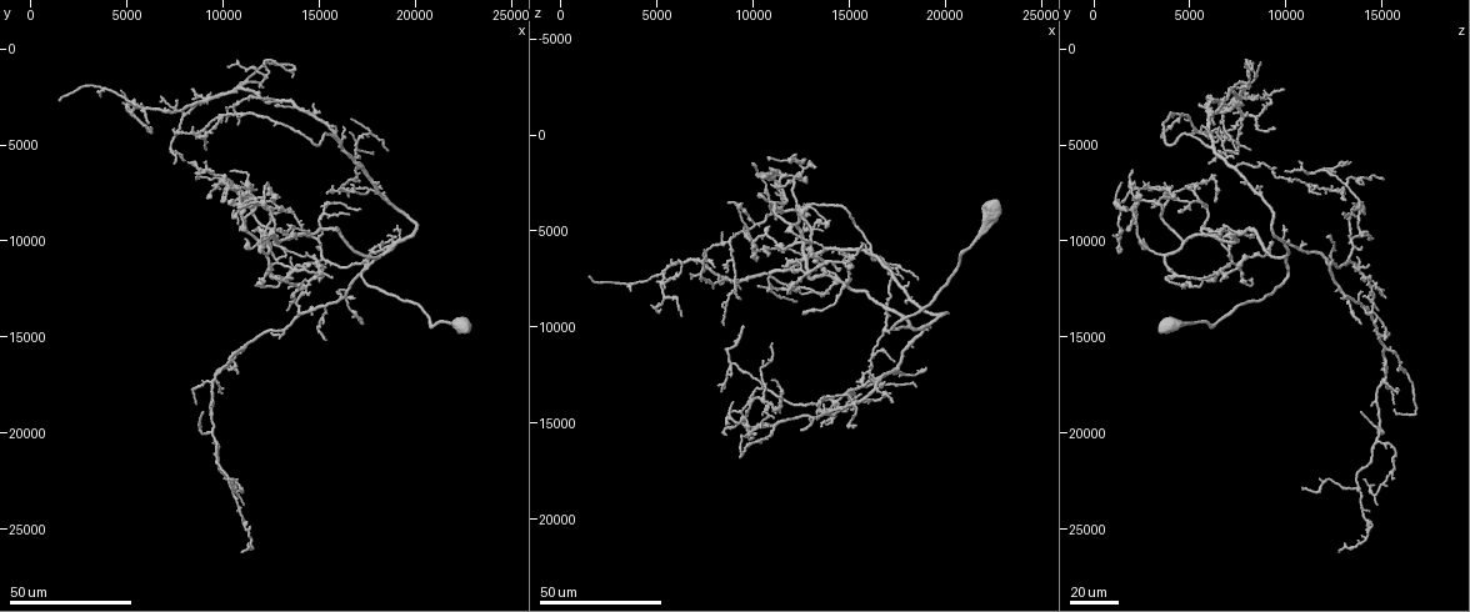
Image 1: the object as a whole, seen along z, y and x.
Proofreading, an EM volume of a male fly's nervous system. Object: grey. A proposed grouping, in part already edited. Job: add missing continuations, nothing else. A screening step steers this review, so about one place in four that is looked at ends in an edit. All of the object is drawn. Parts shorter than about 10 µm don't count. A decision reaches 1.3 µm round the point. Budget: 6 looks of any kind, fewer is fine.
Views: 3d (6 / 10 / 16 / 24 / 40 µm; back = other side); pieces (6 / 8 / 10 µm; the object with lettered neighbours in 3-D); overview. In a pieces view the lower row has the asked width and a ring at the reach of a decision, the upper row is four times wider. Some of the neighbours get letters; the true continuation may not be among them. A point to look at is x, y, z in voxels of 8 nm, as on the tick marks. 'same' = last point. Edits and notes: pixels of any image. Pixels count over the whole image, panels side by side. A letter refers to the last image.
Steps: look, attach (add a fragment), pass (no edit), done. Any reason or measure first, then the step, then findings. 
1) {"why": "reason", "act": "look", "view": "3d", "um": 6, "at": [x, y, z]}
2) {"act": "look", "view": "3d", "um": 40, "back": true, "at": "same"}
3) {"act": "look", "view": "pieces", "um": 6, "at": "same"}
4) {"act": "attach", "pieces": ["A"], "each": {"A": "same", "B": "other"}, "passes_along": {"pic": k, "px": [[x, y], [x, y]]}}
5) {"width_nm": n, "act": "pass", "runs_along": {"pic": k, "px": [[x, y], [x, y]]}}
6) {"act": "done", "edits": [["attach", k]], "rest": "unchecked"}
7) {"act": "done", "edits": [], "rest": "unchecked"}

{"why": "free end", "act": "look", "view": "3d", "um": 24, "at": [12400, 14900, 15300]}

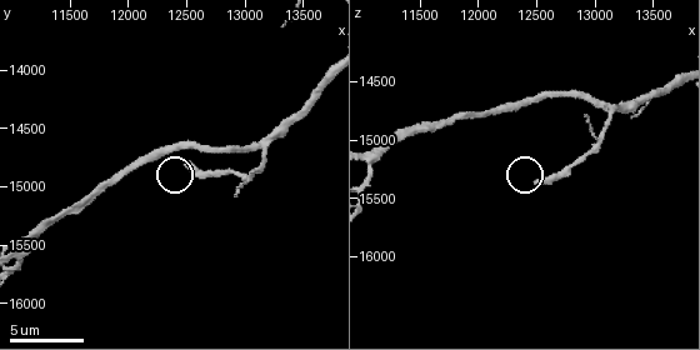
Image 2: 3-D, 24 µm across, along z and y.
{"act": "look", "view": "pieces", "um": 8, "at": [12520, 14820, 15360]}

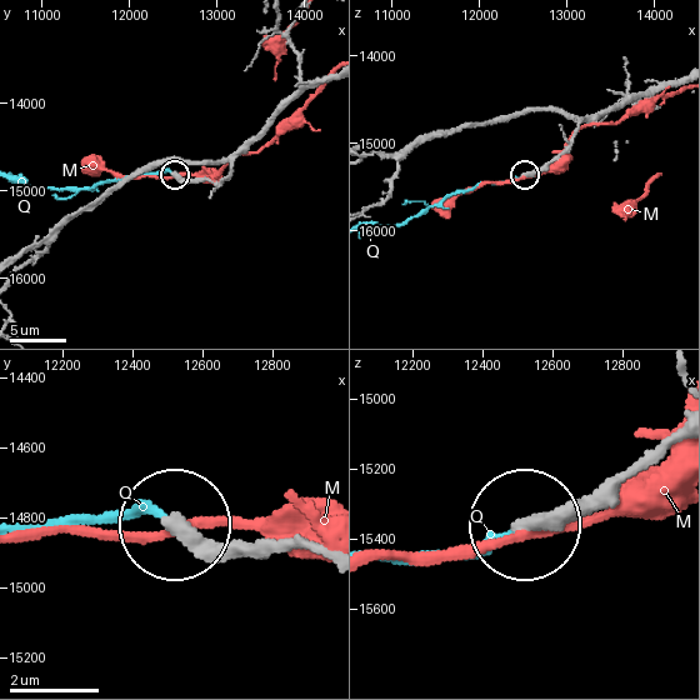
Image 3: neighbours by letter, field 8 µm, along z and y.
{"act": "attach", "pieces": ["Q"], "each": {"M": "other", "Q": "same"}, "passes_along": {"pic": 3, "px": [[284, 543], [198, 543], [160, 520], [30, 520]]}, "found": "the neuron continues"}

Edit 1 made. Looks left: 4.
{"act": "look", "view": "overview"}

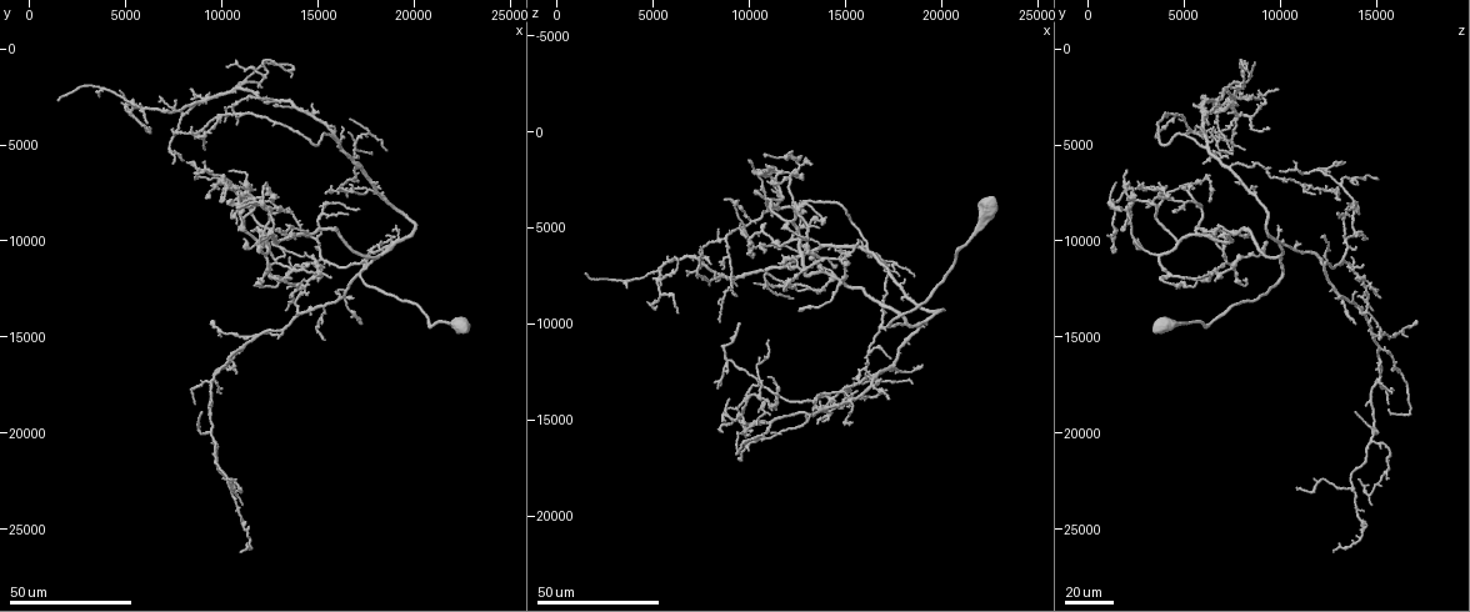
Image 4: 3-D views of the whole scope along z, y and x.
{"why": "long arm stops here", "act": "look", "view": "3d", "um": 24, "at": [8700, 4600, 3500]}

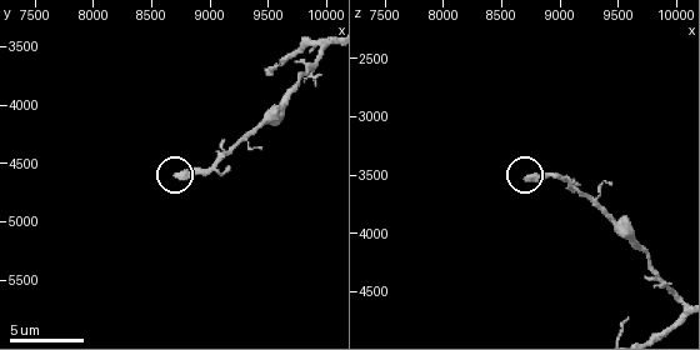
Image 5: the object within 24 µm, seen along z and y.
{"act": "look", "view": "pieces", "um": 8, "at": [8700, 4580, 3520]}

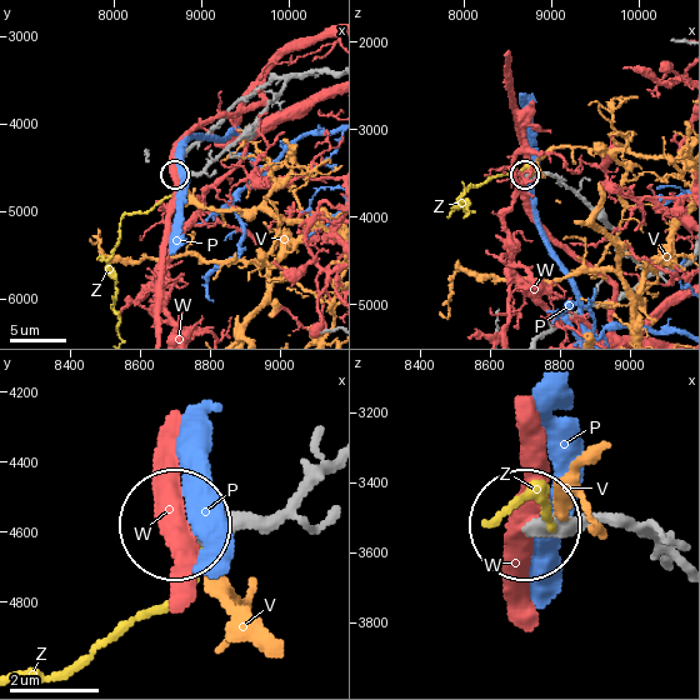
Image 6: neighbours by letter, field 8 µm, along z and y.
{"act": "pass", "each": {"P": "other", "V": "other", "W": "other", "Z": "other"}, "runs_along": {"pic": 6, "px": [[329, 73], [290, 78], [256, 120], [201, 170], [176, 175]]}, "found": "no lettered fragment goes on from it"}

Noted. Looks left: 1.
{"act": "done", "edits": [["attach", 3]], "rest": "unchecked"}

